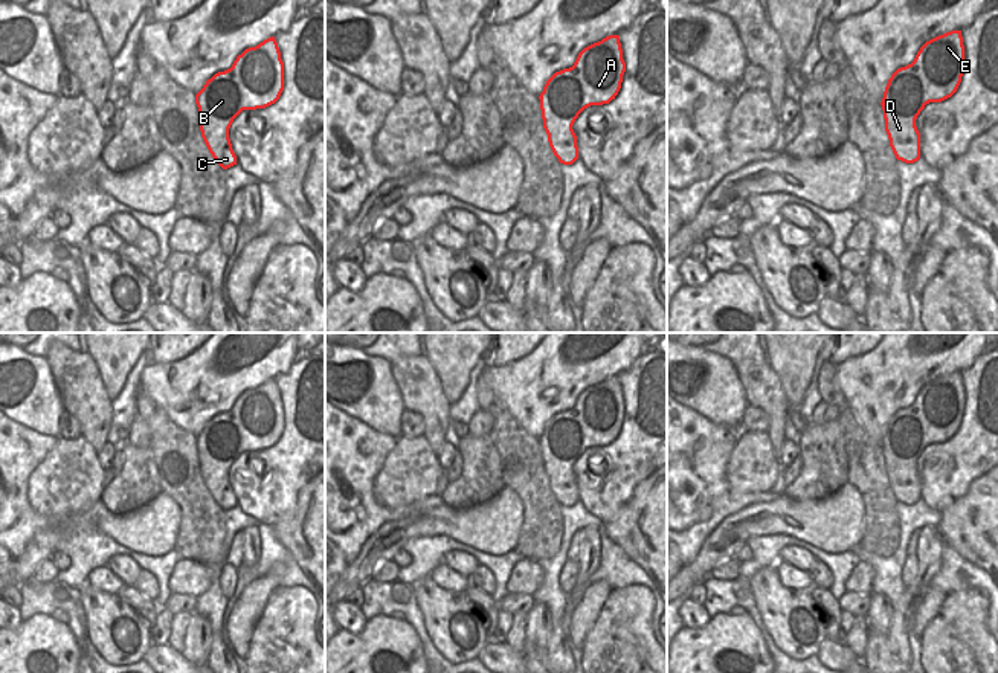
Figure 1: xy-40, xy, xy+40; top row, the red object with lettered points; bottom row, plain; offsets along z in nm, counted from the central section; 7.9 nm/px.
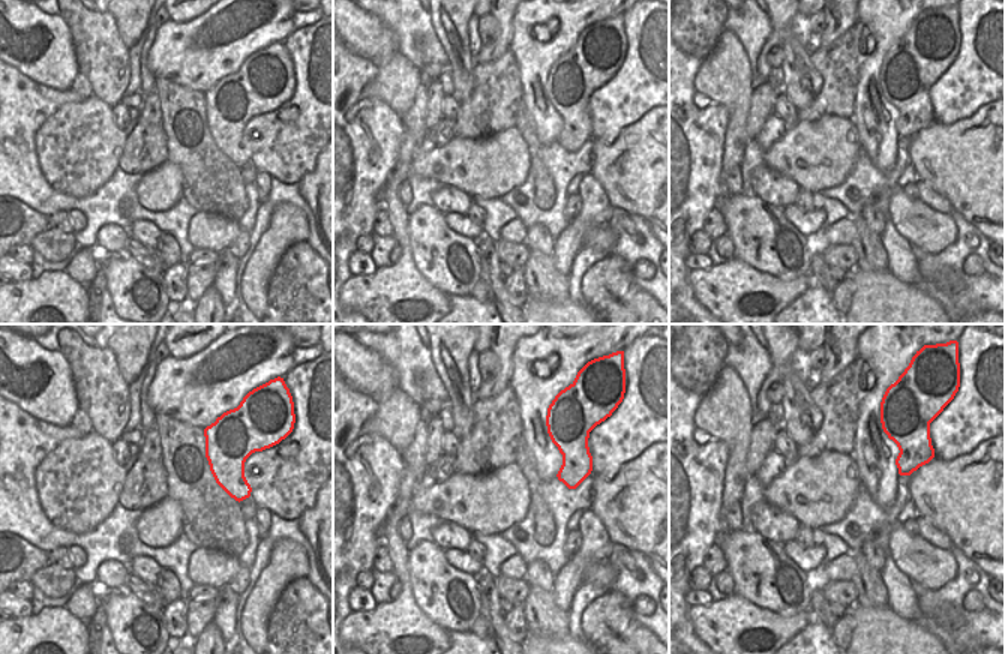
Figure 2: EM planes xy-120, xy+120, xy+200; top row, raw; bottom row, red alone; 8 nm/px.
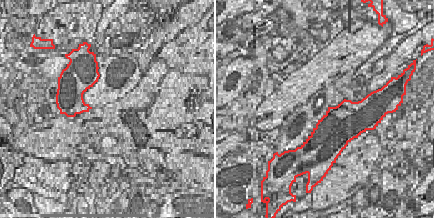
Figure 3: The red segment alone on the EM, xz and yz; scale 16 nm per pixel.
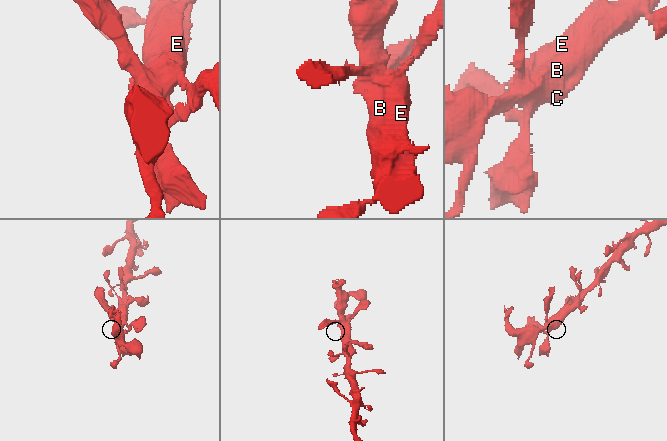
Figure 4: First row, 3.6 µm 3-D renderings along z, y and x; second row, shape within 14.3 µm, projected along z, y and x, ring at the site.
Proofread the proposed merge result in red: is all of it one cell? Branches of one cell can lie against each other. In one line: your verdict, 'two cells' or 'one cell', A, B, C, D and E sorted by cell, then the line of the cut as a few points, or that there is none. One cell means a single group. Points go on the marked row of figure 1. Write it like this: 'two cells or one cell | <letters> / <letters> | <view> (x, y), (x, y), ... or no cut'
one cell | A B C D E | no cut

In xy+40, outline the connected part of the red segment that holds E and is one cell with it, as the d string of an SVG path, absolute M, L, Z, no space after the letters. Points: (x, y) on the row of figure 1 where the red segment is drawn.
M951 31L926 41L911 64L891 75L880 105L890 147L897 160L914 163L920 159L916 119L926 104L942 102L957 92L963 67L961 31Z

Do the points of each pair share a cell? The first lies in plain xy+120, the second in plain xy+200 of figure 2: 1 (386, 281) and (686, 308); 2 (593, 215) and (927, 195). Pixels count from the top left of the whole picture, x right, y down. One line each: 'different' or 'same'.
1: different
2: same

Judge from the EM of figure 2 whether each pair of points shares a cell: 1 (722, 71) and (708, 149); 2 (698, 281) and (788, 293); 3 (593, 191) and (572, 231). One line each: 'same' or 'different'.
1: different
2: same
3: same

